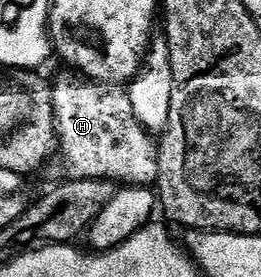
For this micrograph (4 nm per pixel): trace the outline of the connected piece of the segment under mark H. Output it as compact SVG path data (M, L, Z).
M78 79L82 81L62 81L57 86L53 86L52 92L54 95L54 122L58 128L58 148L60 150L60 158L66 164L67 178L75 181L83 181L84 179L96 179L97 181L113 181L119 186L145 186L154 187L158 183L158 145L155 138L151 134L147 133L146 129L138 120L132 109L132 103L130 102L130 94L126 91L111 91L109 88L103 87L98 83L91 83L86 79Z

